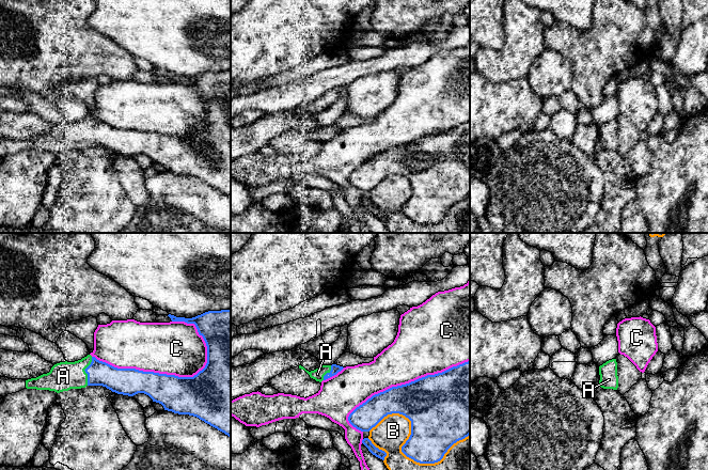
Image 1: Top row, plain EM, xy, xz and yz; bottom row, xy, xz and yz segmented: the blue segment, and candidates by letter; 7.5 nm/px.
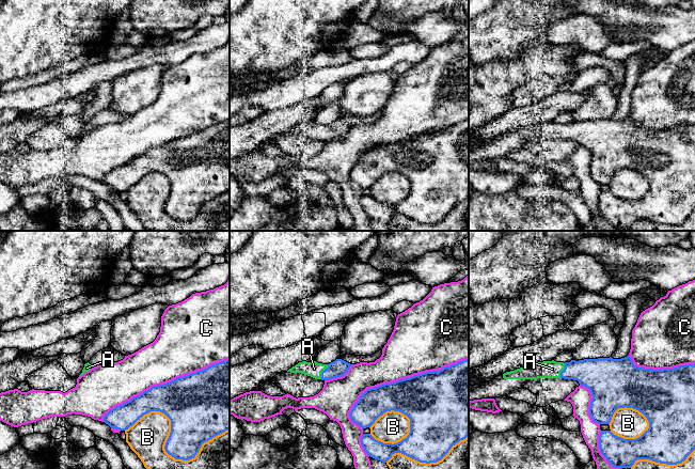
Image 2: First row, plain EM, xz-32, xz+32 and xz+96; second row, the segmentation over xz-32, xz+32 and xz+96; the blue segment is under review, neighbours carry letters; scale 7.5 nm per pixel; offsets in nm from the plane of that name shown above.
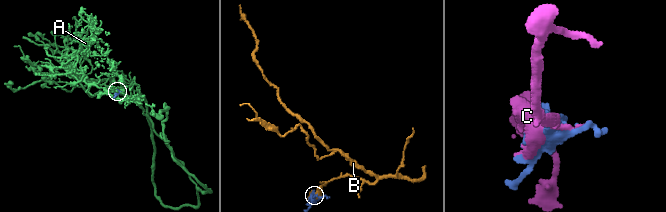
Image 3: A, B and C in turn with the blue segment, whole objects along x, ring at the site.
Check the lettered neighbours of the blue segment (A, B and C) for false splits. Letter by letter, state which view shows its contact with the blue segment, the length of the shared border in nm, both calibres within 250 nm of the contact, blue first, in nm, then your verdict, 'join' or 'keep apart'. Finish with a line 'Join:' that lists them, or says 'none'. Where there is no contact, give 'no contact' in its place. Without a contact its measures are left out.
A: contact in xy; length 220 nm; calibres 180 and 220 nm; join
B: contact in xz; length 750 nm; calibres 320 and 240 nm; keep apart
C: contact in xy; length 850 nm; calibres 280 and 400 nm; keep apart
Join: A

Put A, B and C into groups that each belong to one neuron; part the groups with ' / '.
A / B / C

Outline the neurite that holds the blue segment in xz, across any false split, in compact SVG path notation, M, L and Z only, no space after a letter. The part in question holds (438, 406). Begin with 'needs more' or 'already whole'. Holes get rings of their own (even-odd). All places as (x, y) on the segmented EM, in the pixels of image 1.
already whole | M470 361L453 366L442 373L427 375L409 383L392 387L375 394L357 407L349 414L348 421L361 432L369 432L384 417L392 413L403 414L411 421L411 435L402 446L402 452L420 464L440 461L454 443L470 435Z

